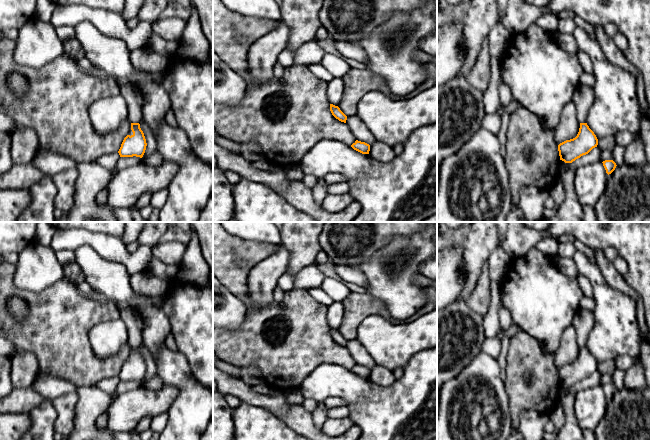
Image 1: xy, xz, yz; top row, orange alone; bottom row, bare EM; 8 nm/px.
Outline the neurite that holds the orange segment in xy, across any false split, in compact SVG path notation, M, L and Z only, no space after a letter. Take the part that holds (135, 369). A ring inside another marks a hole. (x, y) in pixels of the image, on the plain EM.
M123 305L120 306L120 319L123 320L127 327L127 343L131 347L131 352L128 359L124 362L118 377L120 381L136 380L142 382L147 370L144 357L139 348L143 343L142 316L134 308Z

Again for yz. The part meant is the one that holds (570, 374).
M580 308L573 317L572 326L577 334L580 352L577 360L558 369L560 384L572 387L597 371L598 363L586 347L589 332L593 327L593 312Z

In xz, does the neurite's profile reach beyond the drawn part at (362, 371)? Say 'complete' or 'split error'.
complete

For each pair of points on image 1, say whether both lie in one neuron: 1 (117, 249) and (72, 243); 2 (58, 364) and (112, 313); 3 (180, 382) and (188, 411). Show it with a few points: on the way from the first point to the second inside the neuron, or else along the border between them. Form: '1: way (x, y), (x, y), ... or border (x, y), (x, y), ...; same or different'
1: way (106, 245), (94, 239), (83, 239); same
2: way (62, 347), (95, 314); same
3: way (187, 389), (188, 404); same

